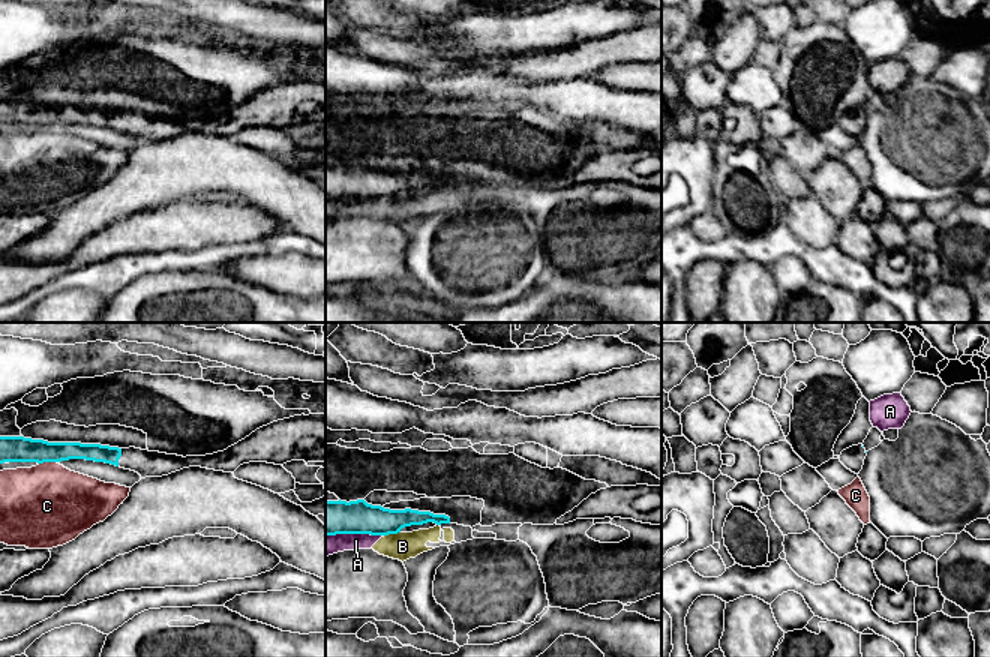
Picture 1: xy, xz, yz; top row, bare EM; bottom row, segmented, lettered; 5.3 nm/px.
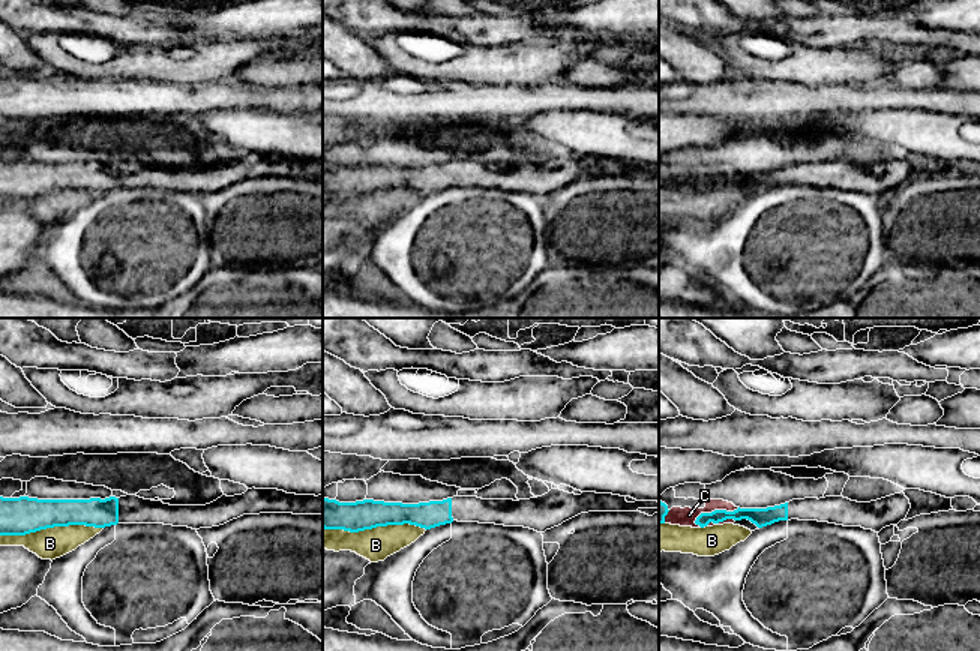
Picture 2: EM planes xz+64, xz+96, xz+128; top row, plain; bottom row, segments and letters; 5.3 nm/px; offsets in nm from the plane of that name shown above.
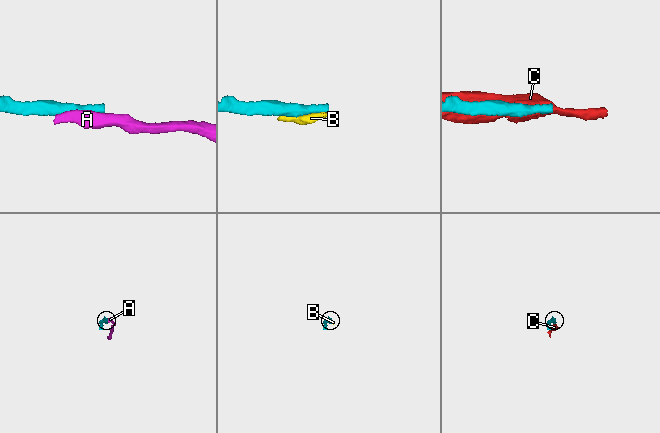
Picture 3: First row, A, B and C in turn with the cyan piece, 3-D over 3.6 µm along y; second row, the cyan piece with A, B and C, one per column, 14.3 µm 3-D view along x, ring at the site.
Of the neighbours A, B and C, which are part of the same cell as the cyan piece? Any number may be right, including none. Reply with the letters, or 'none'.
none

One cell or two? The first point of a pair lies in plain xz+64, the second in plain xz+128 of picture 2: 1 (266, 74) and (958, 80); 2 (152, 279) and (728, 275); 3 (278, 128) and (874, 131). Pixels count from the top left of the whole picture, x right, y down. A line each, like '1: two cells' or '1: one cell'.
1: two cells
2: one cell
3: one cell

